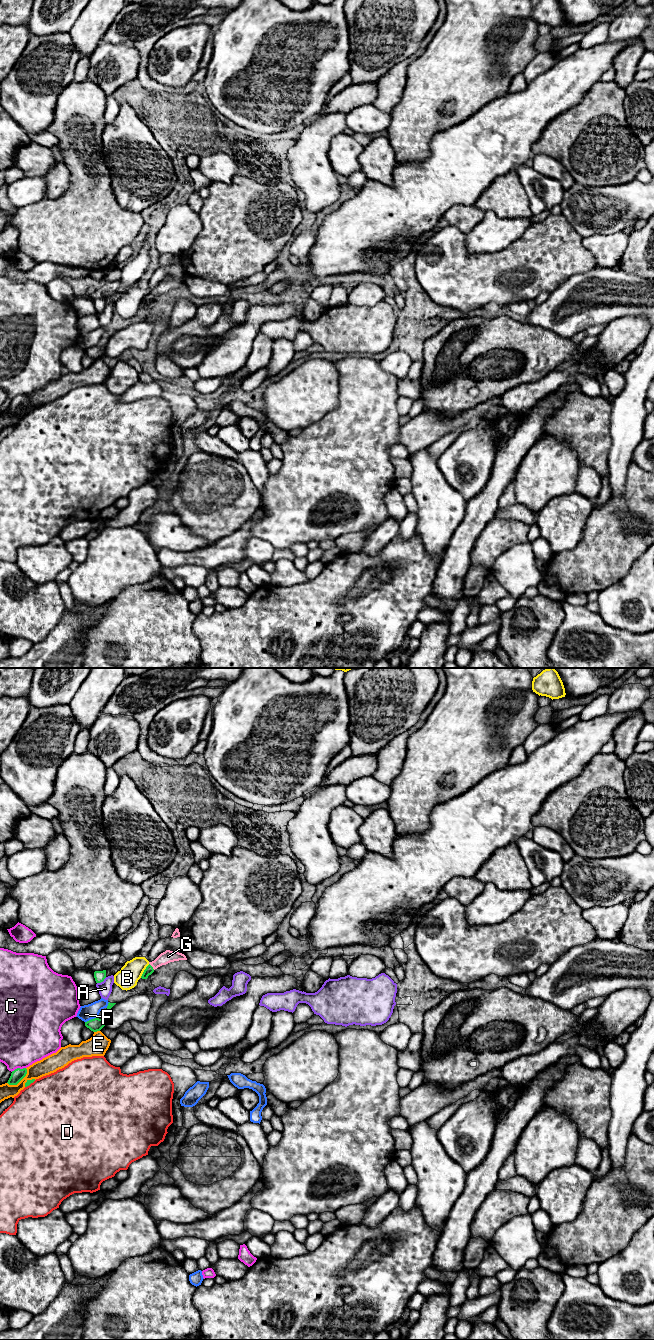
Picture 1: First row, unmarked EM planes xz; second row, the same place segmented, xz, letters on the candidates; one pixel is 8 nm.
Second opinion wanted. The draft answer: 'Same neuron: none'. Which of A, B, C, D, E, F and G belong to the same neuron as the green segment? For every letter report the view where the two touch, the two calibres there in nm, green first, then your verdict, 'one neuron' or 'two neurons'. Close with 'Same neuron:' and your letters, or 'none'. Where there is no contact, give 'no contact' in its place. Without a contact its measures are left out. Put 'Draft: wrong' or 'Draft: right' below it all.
A: contact in xz; calibres 90 and 110 nm; two neurons
B: contact in xz; calibres 70 and 170 nm; two neurons
C: contact in xz; calibres 100 and 420 nm; two neurons
D: contact in xz; calibres 40 and 500 nm; two neurons
E: contact in xz; calibres 100 and 140 nm; two neurons
F: contact in xz; calibres 110 and 130 nm; two neurons
G: contact in xz; calibres 70 and 100 nm; one neuron
Same neuron: G
Draft: wrong

